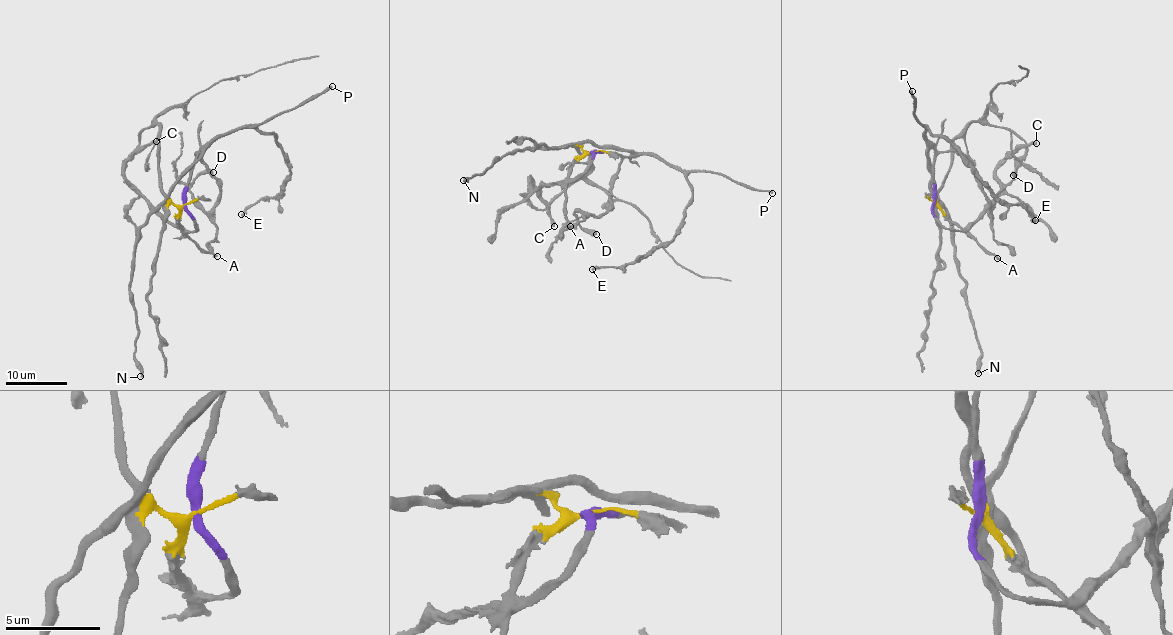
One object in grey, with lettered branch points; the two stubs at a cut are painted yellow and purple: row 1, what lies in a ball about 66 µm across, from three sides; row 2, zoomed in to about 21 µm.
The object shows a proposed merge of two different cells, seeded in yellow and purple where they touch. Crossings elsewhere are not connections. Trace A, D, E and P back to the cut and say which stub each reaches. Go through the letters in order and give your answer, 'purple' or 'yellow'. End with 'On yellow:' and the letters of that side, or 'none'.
A: yellow
D: purple
E: purple
P: purple
On yellow: A

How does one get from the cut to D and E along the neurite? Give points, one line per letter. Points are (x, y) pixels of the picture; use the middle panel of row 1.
D: (591, 152), (612, 152), (620, 160), (607, 209), (596, 216), (576, 209), (574, 213), (578, 225), (597, 234)
E: (591, 152), (644, 152), (677, 166), (690, 185), (692, 196), (675, 234), (666, 243), (633, 261), (591, 269)

